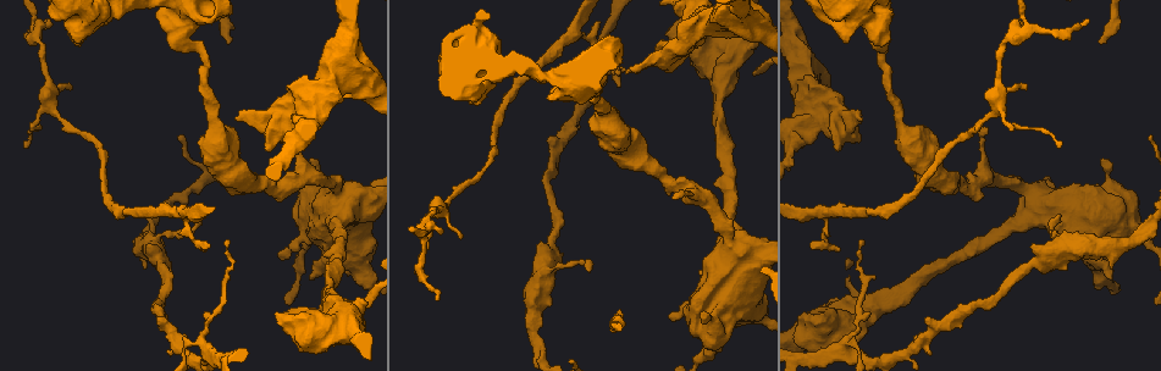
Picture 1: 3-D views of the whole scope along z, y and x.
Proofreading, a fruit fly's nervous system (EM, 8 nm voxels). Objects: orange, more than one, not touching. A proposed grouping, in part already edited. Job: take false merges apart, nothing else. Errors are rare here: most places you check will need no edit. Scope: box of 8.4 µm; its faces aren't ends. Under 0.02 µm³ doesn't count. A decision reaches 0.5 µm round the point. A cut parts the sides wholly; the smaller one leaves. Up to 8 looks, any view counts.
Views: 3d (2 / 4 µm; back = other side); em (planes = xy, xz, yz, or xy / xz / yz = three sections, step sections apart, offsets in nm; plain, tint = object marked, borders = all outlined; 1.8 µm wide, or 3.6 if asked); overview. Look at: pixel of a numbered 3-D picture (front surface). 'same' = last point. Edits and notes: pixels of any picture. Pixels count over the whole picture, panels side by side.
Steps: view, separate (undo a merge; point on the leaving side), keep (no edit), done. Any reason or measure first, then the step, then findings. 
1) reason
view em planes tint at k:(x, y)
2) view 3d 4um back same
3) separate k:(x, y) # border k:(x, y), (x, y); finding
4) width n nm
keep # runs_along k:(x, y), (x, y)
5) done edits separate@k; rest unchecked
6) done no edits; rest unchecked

abrupt turn
view em 3.6um planes plain at 1:(879, 18)

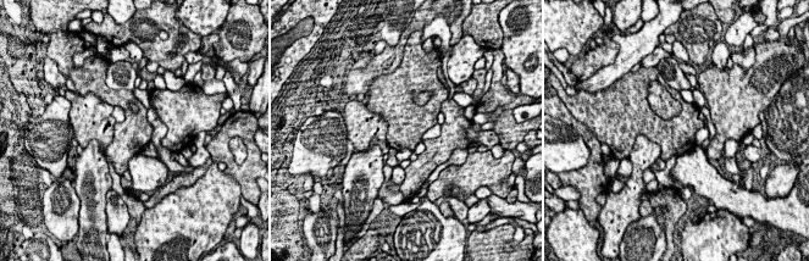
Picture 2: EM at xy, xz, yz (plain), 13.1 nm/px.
where the object lies
view em 3.6um planes tint same

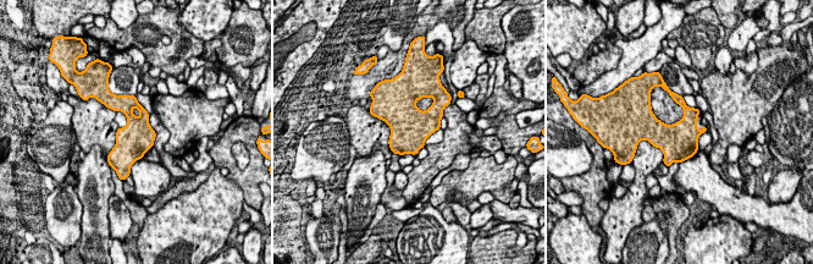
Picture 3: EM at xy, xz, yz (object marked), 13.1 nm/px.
keep # all the same neuron

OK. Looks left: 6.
looks like a crossing
view 3d 4um at 1:(176, 19)

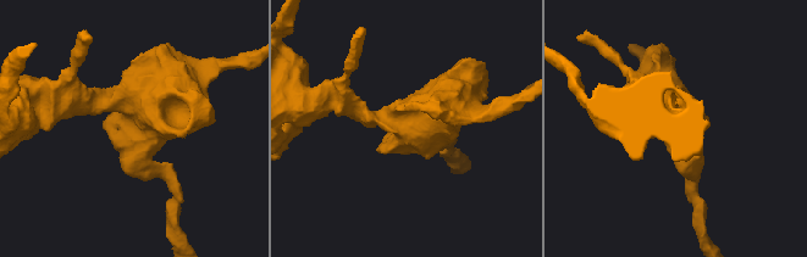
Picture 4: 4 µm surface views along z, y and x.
view em 3.6um planes plain at 4:(136, 132)

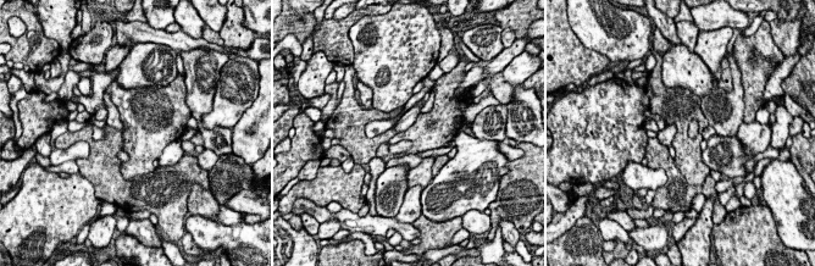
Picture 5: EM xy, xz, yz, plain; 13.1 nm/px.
view em 3.6um planes tint same

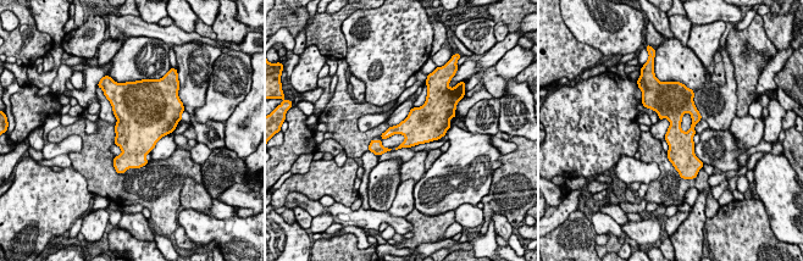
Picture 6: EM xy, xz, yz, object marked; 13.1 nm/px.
keep # continuous, no second neuron

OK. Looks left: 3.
sudden change in width
view em xz step 16 tint at 1:(805, 101)

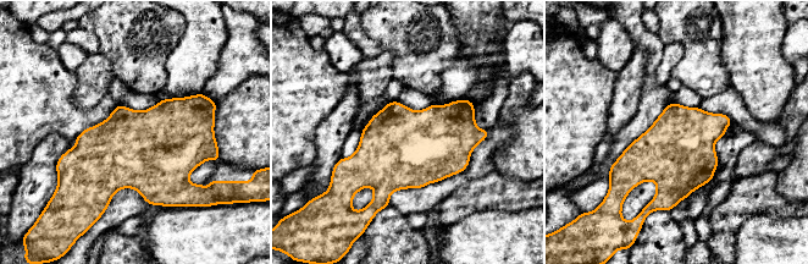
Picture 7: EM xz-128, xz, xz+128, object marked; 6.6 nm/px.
view em planes tint same

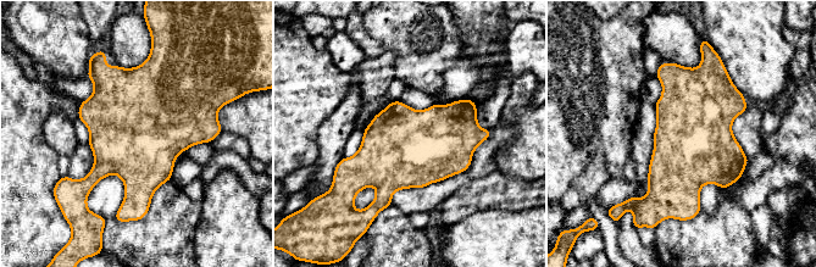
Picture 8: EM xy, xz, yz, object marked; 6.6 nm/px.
keep # one neuron here

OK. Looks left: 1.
done no edits; rest unchecked

